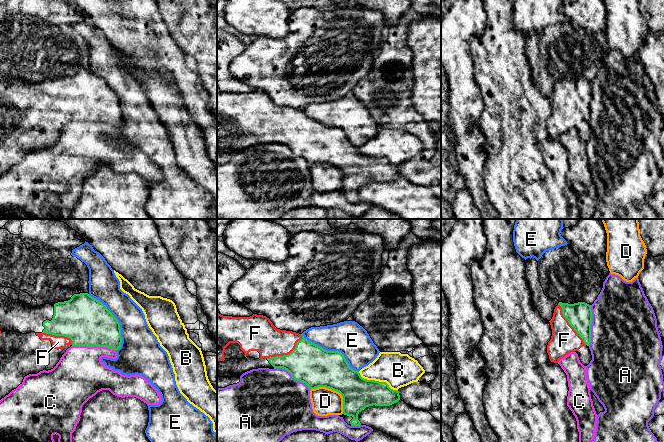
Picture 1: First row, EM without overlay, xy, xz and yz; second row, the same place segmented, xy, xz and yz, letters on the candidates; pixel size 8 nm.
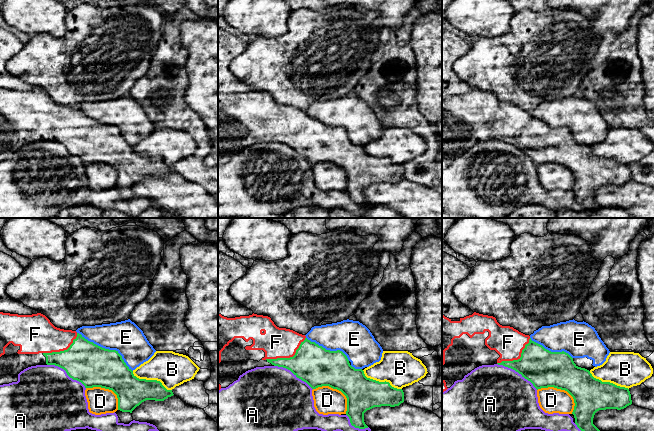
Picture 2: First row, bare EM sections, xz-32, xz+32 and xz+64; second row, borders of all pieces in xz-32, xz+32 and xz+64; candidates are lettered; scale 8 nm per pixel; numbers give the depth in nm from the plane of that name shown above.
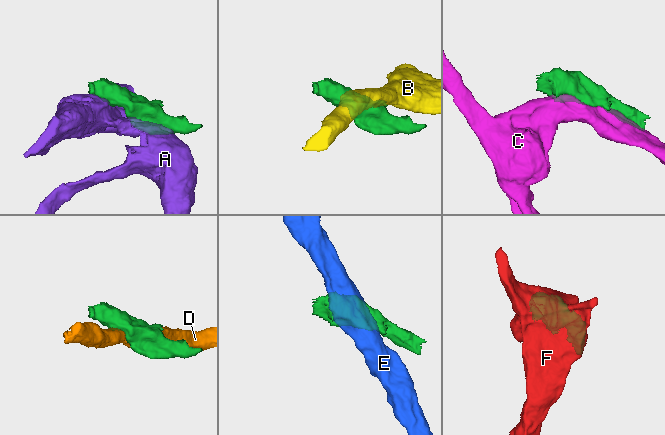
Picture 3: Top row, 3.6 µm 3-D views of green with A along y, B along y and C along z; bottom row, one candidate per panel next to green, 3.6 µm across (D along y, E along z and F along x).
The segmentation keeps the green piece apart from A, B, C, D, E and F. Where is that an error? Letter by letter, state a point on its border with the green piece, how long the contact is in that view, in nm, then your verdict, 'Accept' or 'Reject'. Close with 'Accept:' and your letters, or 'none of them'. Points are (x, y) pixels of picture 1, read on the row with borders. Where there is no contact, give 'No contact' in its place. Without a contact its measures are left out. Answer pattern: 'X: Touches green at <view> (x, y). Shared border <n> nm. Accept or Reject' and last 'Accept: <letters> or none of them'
A: Touches green at yz (591, 324). Shared border 320 nm. Reject
B: Touches green at xz (377, 381). Shared border 360 nm. Reject
C: Touches green at xy (94, 345). Shared border 360 nm. Reject
D: Touches green at xz (335, 390). Shared border 340 nm. Reject
E: Touches green at xz (332, 351). Shared border 550 nm. Reject
F: Touches green at xz (288, 354). Shared border 340 nm. Accept
Accept: F

